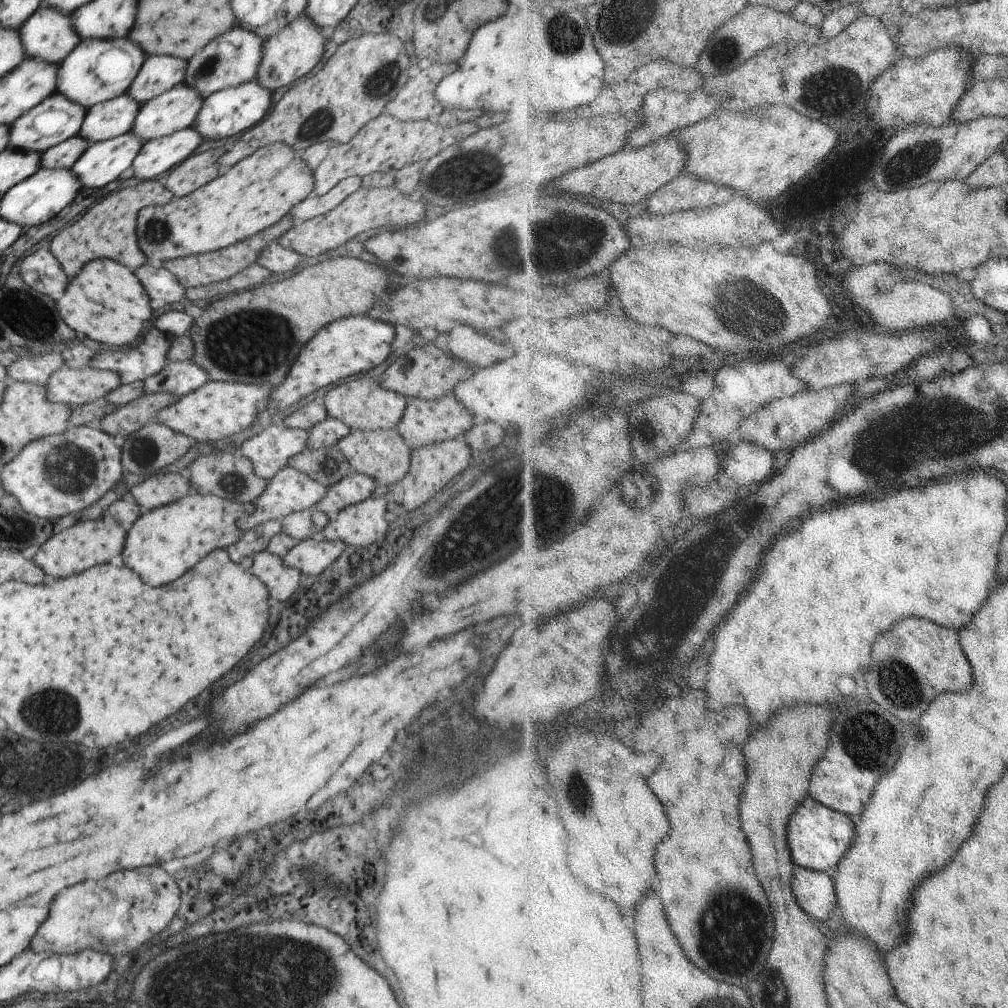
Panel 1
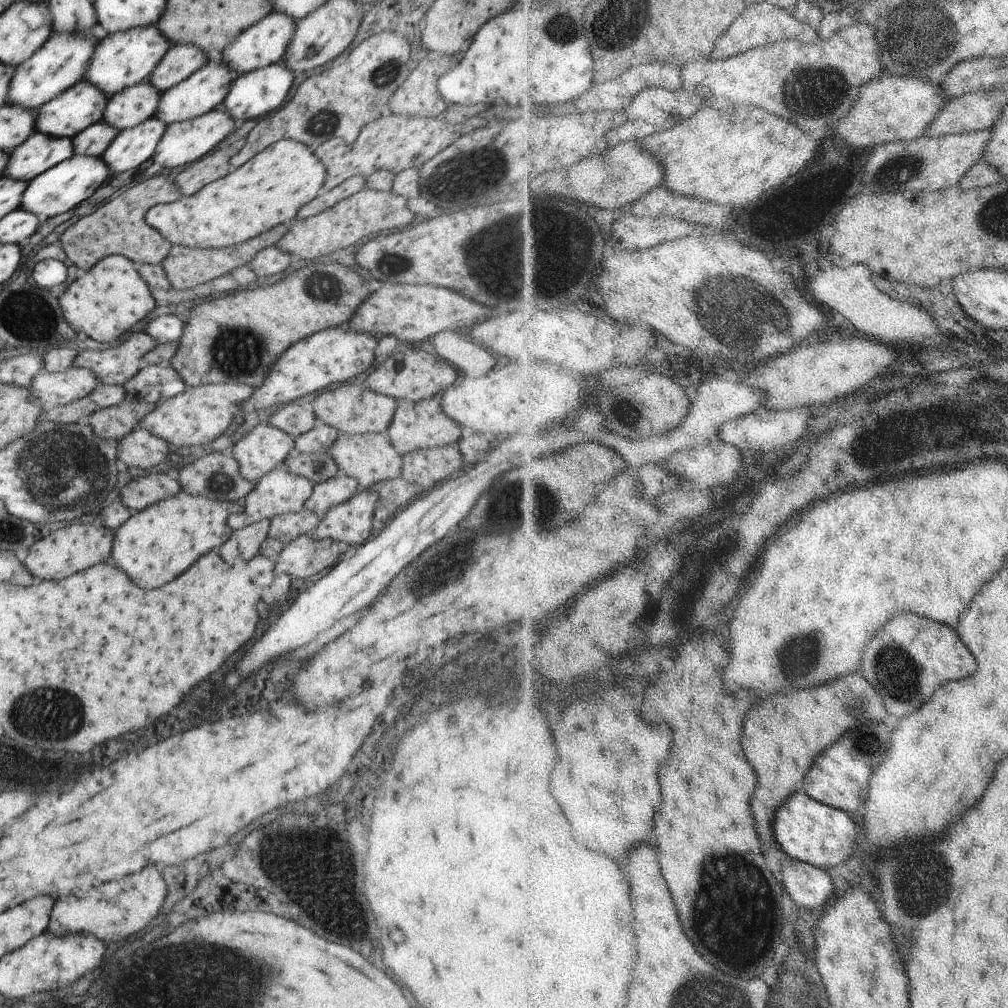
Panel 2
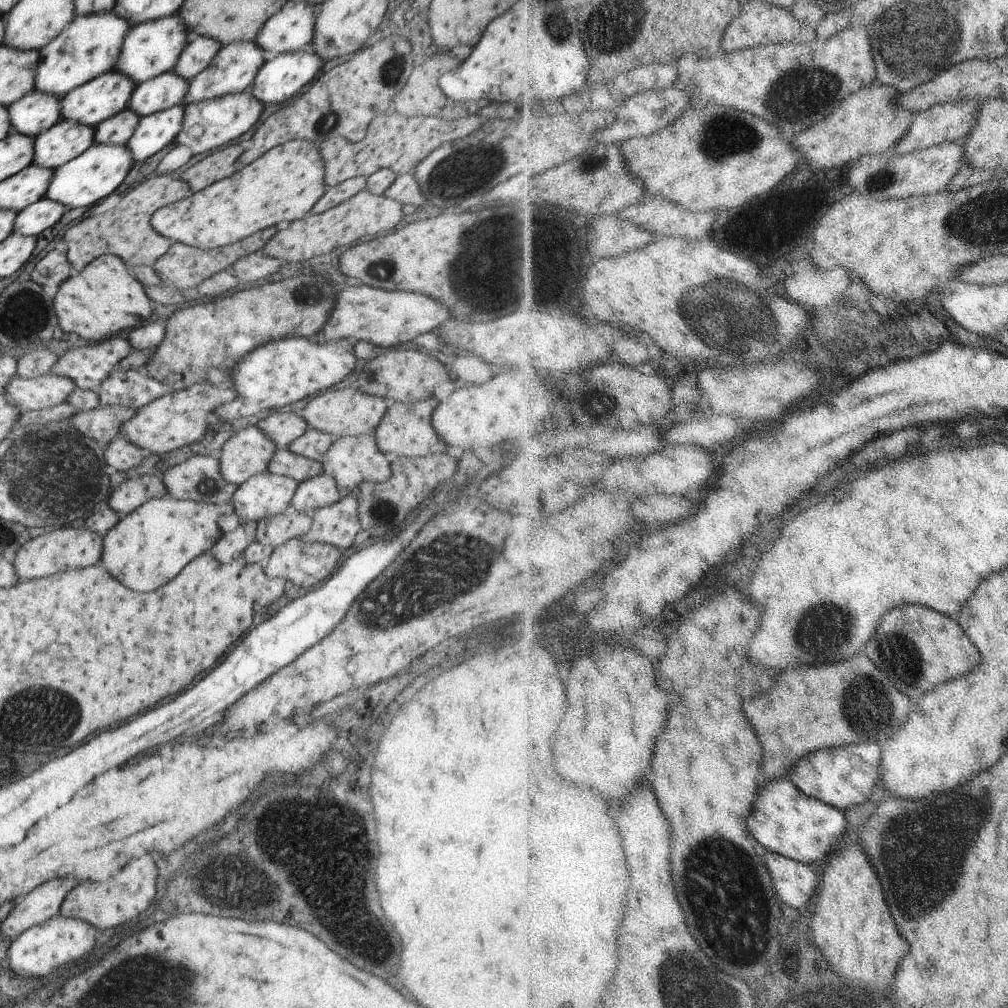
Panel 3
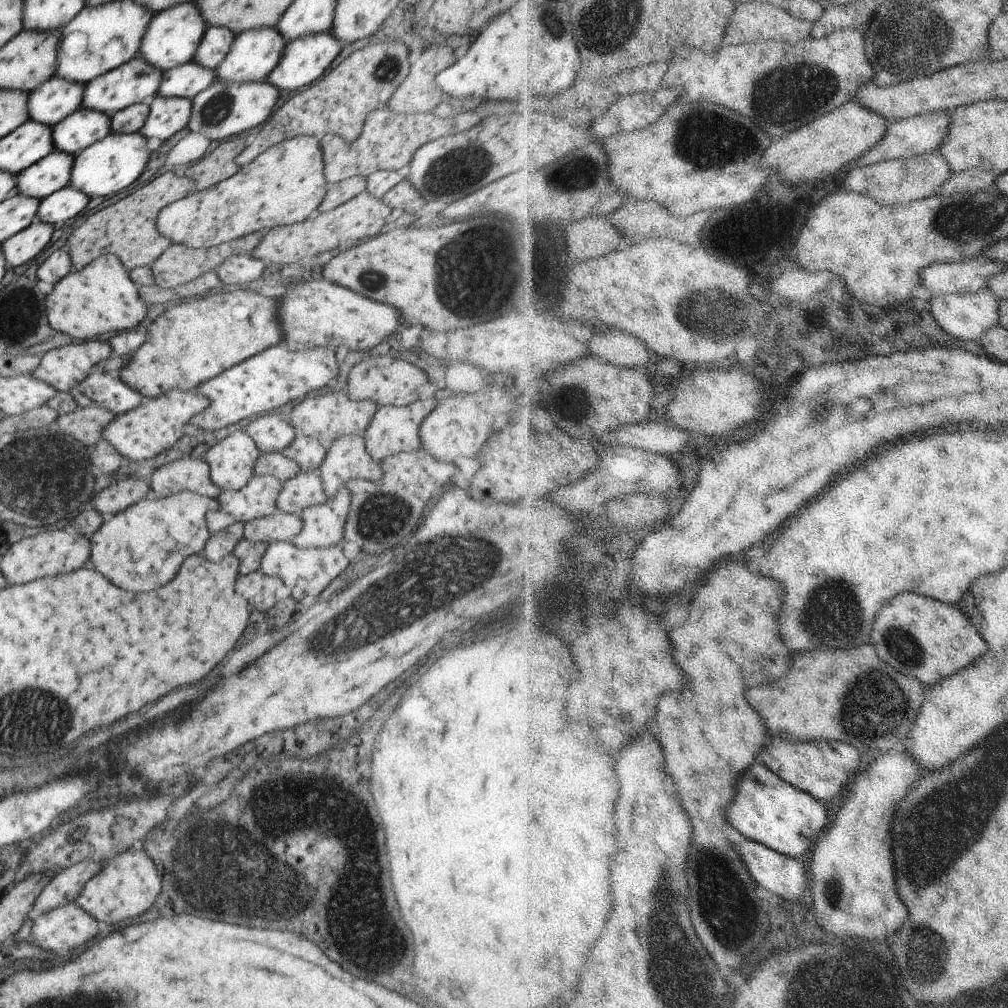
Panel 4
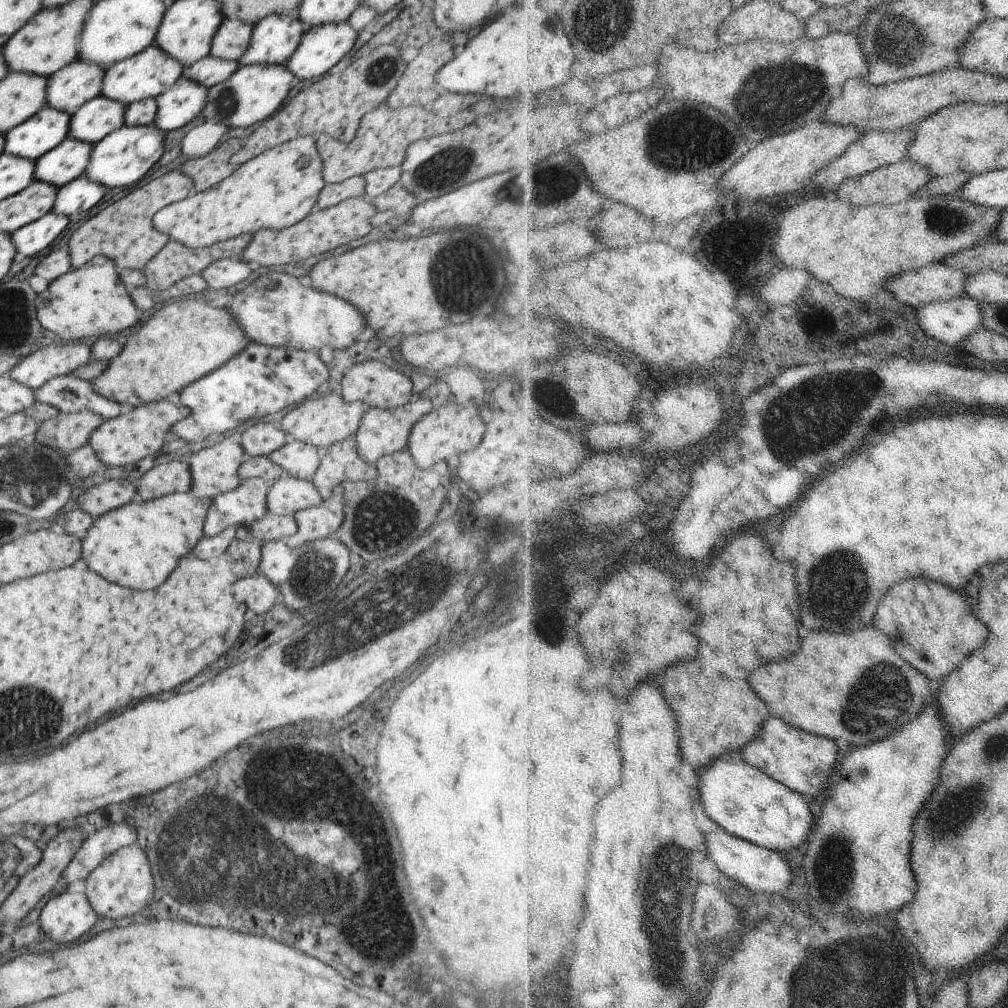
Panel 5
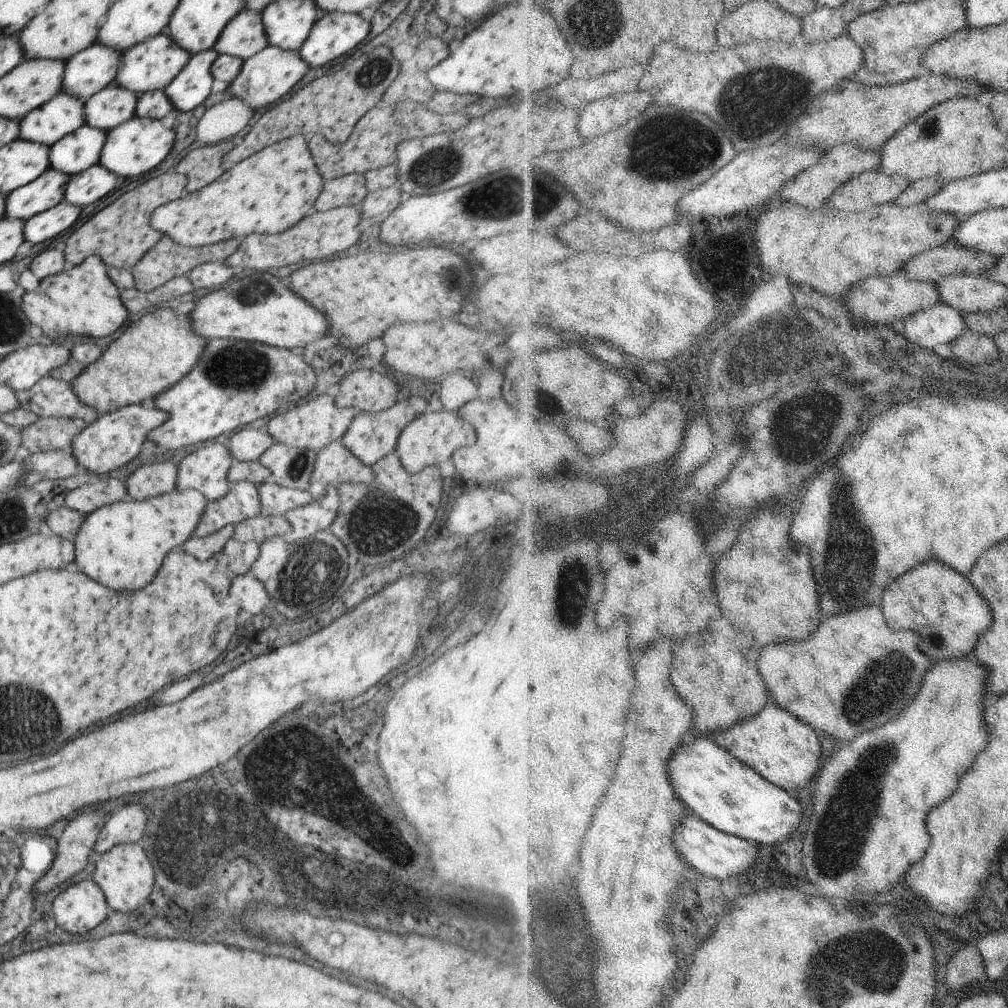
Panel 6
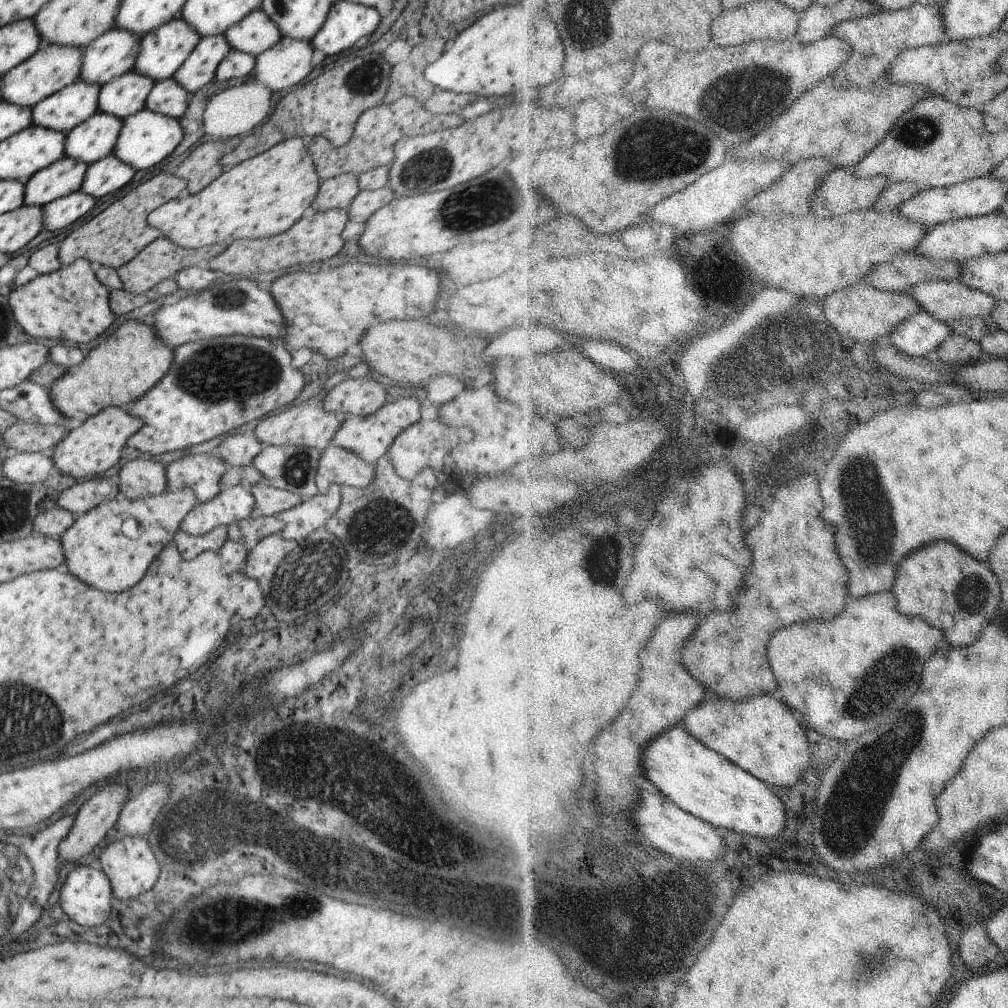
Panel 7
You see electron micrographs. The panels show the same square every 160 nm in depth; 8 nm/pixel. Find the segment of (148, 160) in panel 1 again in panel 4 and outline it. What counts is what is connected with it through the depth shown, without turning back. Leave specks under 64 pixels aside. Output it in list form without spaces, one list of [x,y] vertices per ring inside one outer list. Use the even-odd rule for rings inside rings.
[[[216,80],[192,99],[193,109],[187,127],[191,132],[202,133],[211,141],[243,137],[248,130],[267,121],[281,95],[279,88],[266,80],[243,83]]]

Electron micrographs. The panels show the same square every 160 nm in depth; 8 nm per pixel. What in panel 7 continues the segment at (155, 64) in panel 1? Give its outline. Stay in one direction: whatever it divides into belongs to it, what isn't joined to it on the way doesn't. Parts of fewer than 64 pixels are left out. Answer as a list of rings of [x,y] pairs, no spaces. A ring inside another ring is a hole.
[[[261,8],[226,29],[224,36],[232,49],[253,57],[271,49],[283,37],[278,25]]]

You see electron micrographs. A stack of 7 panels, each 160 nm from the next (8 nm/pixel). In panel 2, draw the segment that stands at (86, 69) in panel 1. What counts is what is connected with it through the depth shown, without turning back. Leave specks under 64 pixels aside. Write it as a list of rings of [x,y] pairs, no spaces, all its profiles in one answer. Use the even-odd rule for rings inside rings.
[[[156,26],[136,27],[112,34],[101,33],[84,80],[90,81],[111,97],[139,82],[148,82],[153,70],[172,47]]]

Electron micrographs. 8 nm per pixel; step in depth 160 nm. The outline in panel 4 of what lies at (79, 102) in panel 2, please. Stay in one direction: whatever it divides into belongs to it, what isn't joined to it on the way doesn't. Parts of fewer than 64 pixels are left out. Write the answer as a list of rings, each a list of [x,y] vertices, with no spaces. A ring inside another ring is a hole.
[[[136,56],[128,62],[88,81],[83,94],[82,107],[97,110],[111,116],[134,103],[151,101],[156,96],[163,74],[158,67],[152,66],[142,57]]]

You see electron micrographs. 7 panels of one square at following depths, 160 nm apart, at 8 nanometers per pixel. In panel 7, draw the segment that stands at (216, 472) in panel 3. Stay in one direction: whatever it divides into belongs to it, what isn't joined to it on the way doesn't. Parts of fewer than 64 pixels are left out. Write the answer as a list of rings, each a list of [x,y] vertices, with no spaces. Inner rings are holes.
[[[131,460],[124,464],[118,476],[120,476],[120,492],[128,499],[145,499],[167,490],[166,467],[152,460]]]

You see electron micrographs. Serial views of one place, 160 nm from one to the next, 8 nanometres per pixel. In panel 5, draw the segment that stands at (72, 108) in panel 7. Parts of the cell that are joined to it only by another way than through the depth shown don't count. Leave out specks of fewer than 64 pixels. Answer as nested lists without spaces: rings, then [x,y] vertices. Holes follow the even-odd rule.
[[[46,104],[34,116],[4,134],[4,153],[38,160],[70,136],[71,116]]]

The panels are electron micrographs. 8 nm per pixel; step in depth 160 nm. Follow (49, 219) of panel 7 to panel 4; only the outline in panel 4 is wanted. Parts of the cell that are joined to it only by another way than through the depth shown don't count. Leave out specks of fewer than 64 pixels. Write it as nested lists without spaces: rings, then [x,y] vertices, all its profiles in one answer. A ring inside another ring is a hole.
[[[42,219],[34,220],[24,230],[6,239],[1,244],[8,268],[20,266],[36,257],[52,241],[56,226]]]

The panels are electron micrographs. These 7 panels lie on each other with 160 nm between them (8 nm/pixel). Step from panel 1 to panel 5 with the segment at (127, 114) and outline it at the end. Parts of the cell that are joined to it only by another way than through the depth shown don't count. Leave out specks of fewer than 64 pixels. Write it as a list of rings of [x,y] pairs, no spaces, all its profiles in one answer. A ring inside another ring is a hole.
[[[208,55],[197,60],[193,65],[185,67],[182,77],[188,77],[190,80],[194,79],[209,89],[230,78],[234,71],[238,70],[238,67],[240,67],[238,61]]]

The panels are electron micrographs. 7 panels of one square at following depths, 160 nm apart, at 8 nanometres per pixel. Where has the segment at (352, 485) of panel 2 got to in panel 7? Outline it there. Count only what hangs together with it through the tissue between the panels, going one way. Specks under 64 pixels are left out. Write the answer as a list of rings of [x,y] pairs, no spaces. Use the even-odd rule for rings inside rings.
[[[265,481],[251,485],[248,492],[255,498],[255,505],[250,514],[253,519],[274,517],[282,511],[298,506],[303,499],[297,494],[279,489]]]

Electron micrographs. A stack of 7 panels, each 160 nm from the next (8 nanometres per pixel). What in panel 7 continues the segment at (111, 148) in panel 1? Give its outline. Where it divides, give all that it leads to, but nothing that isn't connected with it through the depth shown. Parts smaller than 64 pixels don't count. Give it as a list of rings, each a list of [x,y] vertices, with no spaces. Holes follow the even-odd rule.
[[[224,34],[202,37],[182,66],[174,73],[173,79],[194,95],[212,79],[220,62],[230,52],[231,46]]]

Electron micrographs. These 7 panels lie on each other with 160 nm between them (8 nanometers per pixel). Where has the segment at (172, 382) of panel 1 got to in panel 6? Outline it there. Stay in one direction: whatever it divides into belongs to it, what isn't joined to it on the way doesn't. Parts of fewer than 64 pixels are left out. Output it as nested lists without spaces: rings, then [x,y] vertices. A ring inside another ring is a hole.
[[[42,377],[32,388],[15,392],[26,410],[40,417],[80,419],[91,423],[100,412],[87,407],[74,394],[69,383],[52,377]]]

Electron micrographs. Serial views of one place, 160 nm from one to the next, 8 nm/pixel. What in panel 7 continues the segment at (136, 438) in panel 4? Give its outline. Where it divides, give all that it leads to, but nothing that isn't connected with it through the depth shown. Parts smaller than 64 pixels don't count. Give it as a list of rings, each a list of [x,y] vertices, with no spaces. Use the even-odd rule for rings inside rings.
[[[106,407],[94,416],[87,418],[83,424],[71,430],[49,452],[57,475],[74,476],[74,478],[90,478],[106,472],[118,464],[126,441],[141,429],[143,420],[132,416],[127,408]]]

